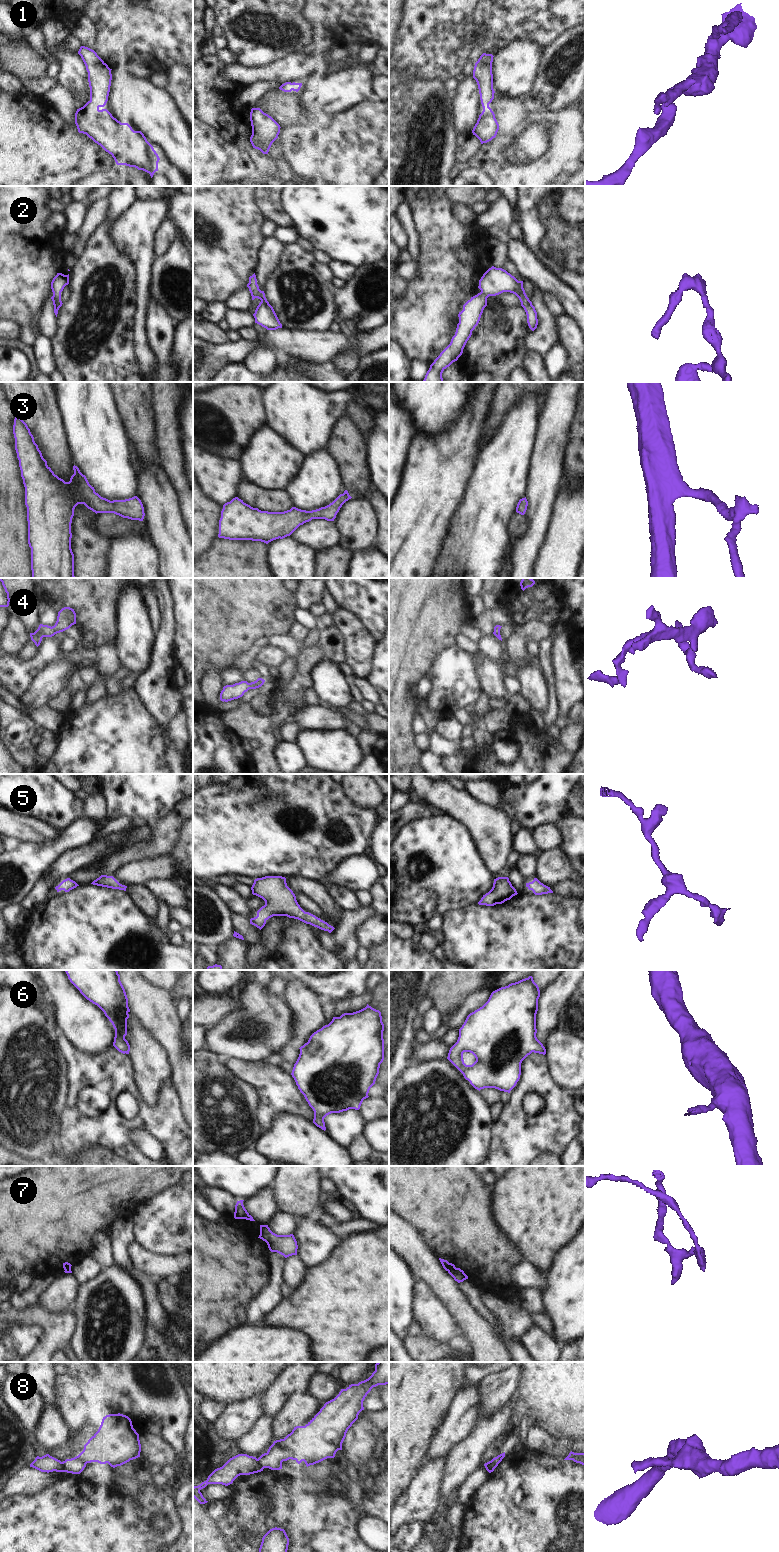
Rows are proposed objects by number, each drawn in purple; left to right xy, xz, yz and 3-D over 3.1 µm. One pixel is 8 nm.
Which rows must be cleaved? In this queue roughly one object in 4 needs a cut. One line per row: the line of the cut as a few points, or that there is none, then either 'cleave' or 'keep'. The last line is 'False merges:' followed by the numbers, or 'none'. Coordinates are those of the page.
1: no cut; keep
2: no cut; keep
3: no cut; keep
4: no cut; keep
5: no cut; keep
6: no cut; keep
7: cut in yz along (455, 1267), (447, 1270); cleave
8: cut in xz along (257, 1459), (263, 1468); cleave
False merges: 7, 8

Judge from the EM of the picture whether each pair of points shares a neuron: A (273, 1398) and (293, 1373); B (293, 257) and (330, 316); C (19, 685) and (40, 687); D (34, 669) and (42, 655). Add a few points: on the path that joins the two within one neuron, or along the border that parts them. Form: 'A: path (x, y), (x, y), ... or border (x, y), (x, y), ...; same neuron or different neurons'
A: path (278, 1392), (291, 1379); same neuron
B: path (308, 272), (312, 273), (319, 281), (325, 301); same neuron
C: border (45, 668), (37, 675), (31, 686), (19, 699); different neurons
D: path (35, 666), (42, 658); same neuron

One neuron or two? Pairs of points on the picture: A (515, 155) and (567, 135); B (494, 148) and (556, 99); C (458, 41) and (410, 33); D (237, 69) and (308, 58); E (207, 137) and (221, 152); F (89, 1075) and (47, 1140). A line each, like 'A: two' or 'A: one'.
A: two
B: two
C: one
D: one
E: one
F: two

